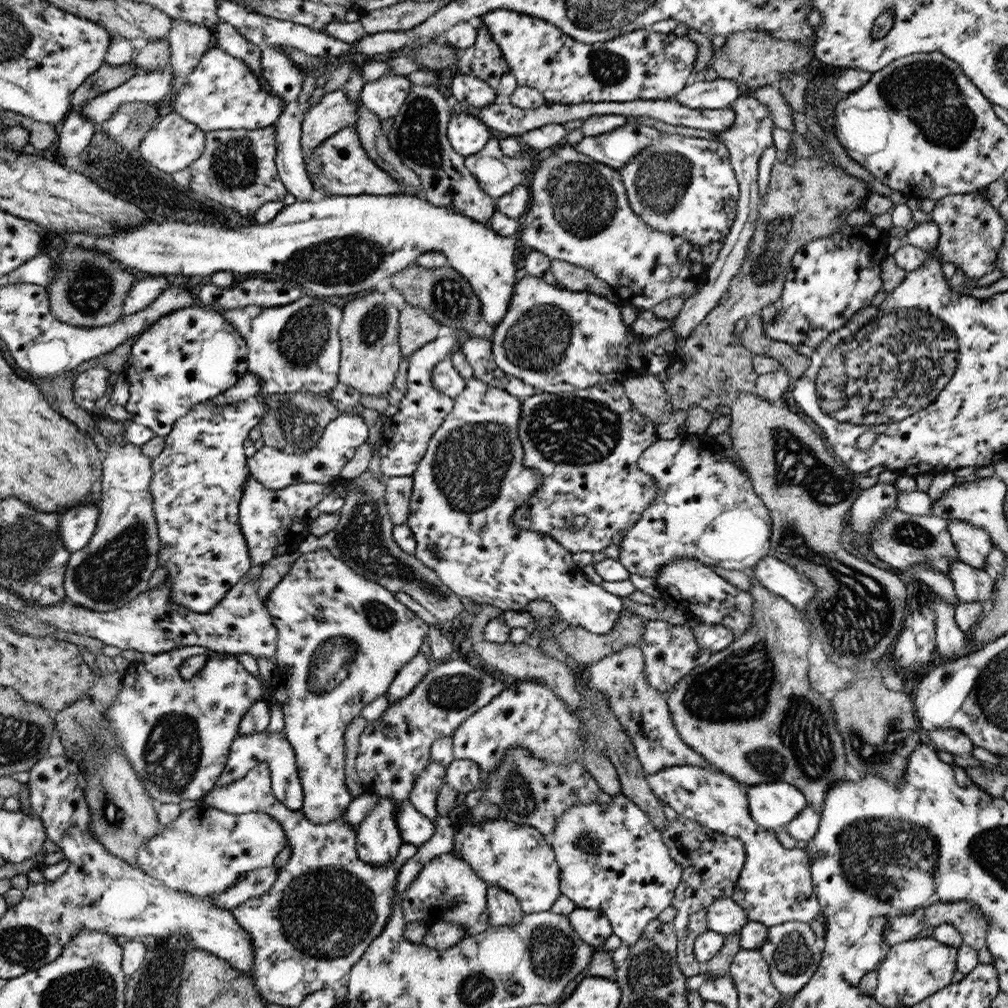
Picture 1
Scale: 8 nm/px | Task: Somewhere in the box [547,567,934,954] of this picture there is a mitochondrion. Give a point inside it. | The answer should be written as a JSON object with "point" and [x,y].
{"point":[732,691]}

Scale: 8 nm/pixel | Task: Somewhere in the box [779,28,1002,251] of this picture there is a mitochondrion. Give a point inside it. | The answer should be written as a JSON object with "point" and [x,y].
{"point":[926,91]}

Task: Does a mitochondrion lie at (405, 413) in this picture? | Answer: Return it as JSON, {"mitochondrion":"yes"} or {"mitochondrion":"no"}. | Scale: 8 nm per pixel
{"mitochondrion":"no"}

